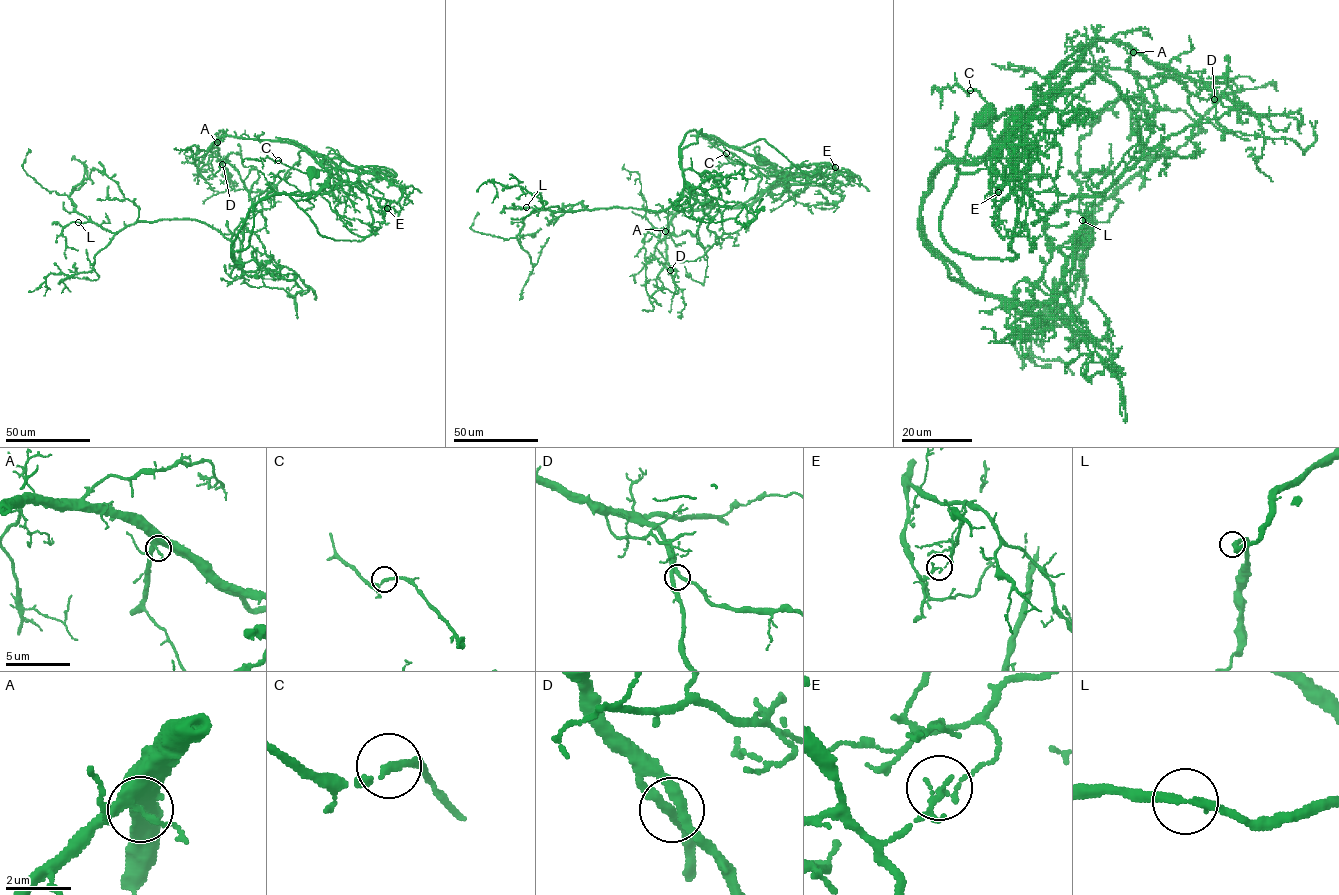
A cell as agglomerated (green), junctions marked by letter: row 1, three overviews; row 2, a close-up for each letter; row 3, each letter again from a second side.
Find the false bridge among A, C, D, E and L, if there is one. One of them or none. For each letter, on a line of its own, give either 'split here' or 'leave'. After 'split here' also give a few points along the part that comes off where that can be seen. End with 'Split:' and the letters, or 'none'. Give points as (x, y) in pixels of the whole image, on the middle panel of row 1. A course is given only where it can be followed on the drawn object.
A: leave
C: leave
D: leave
E: split here; foreign part runs (835, 167), (807, 185), (701, 129), (692, 215), (751, 208)
L: leave
Split: E

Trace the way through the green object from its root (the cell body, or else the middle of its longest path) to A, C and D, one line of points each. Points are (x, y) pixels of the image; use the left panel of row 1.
A: (314, 171), (311, 196), (306, 199), (320, 192), (329, 174), (303, 149), (282, 141), (228, 136), (217, 142)
C: (314, 171), (310, 181), (311, 196), (306, 199), (314, 197), (335, 174), (322, 170), (303, 173), (278, 160)
D: (314, 171), (311, 196), (306, 199), (320, 192), (329, 174), (295, 145), (223, 136), (217, 145), (222, 164)

